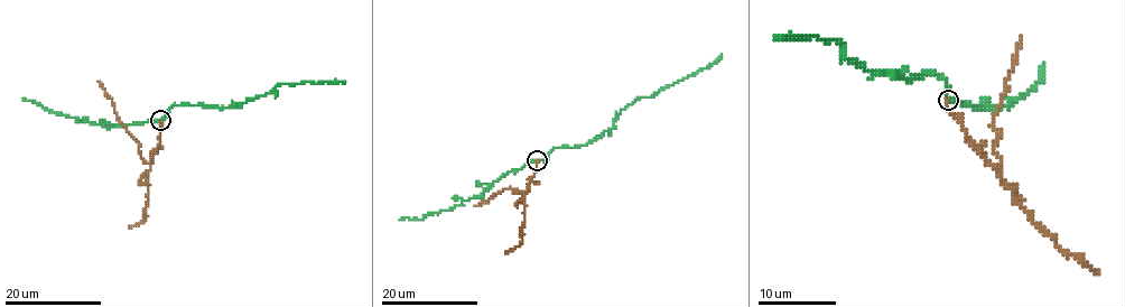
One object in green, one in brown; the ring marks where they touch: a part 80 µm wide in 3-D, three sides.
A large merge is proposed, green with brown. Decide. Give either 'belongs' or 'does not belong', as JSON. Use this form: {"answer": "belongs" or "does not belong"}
{"answer": "does not belong"}

